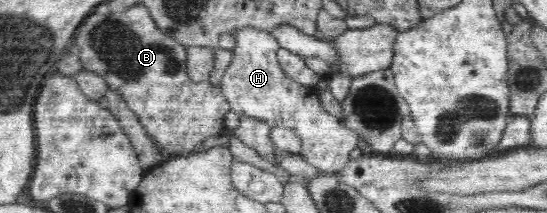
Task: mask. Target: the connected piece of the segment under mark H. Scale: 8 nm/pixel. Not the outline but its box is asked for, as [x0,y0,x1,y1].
[219,28,358,172]

